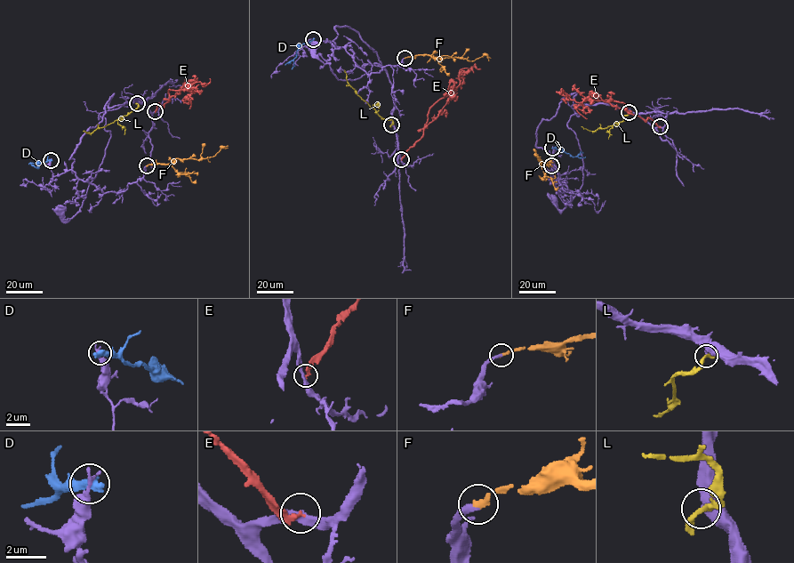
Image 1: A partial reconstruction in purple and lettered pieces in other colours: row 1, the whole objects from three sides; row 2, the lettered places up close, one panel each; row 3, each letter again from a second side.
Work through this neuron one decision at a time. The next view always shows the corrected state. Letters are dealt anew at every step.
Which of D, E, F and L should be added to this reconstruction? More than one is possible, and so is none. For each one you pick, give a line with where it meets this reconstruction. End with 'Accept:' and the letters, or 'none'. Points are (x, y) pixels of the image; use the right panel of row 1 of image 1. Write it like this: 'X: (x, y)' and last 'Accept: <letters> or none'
F: (551, 165)
Accept: F

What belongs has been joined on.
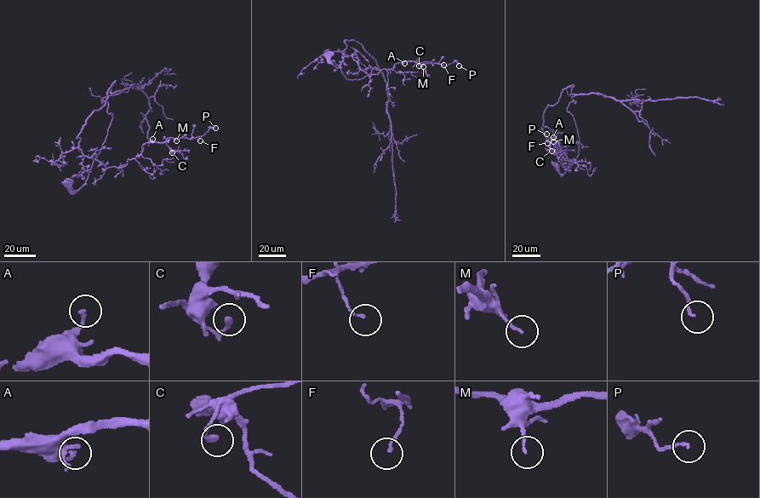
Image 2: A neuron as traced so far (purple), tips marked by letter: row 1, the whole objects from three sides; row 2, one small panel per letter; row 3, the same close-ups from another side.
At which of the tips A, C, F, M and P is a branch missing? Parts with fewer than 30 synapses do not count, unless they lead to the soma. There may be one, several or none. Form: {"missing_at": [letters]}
{"missing_at": []}

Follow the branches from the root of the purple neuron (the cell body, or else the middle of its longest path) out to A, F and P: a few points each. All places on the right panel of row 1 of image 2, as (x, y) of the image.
A: (557, 165), (562, 174), (579, 154), (567, 110), (575, 102), (573, 85), (543, 115), (568, 160), (553, 137)
F: (557, 165), (562, 174), (579, 154), (567, 110), (573, 85), (543, 115), (568, 160), (547, 143)
P: (557, 165), (562, 174), (579, 154), (567, 110), (575, 102), (573, 85), (543, 115), (568, 160), (546, 134)

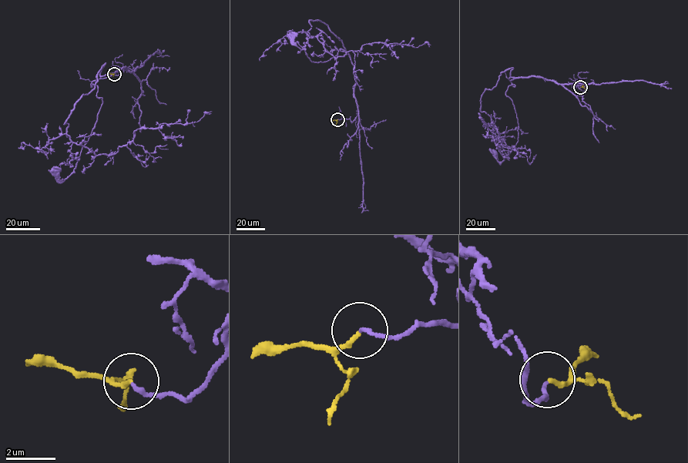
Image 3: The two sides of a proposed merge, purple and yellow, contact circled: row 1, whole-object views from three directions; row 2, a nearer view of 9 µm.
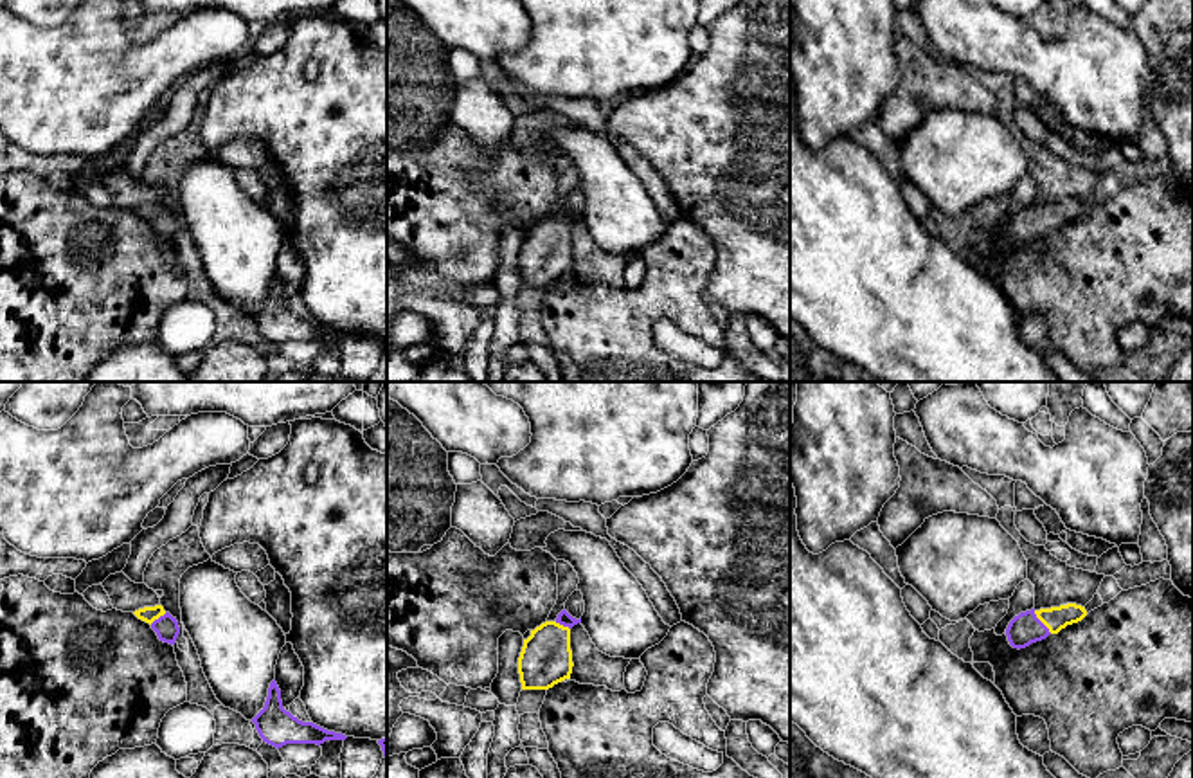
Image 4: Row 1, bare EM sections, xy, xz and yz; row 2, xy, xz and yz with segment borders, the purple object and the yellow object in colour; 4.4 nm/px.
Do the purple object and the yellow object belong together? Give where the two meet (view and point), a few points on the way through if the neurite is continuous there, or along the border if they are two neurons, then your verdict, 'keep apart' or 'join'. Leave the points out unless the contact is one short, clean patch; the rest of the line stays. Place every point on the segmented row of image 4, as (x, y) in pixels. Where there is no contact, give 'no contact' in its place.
contact yz (1040, 622); way yz (1024, 629), (1040, 622), (1055, 618); join

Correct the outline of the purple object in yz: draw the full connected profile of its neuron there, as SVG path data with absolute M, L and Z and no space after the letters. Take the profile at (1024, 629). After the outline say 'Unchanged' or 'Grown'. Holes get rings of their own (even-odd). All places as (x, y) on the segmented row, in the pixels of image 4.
M1076 603L1040 611L1031 609L1009 621L1006 636L1009 645L1020 650L1045 639L1049 634L1058 634L1067 625L1081 621L1085 616L1085 607Z. Grown

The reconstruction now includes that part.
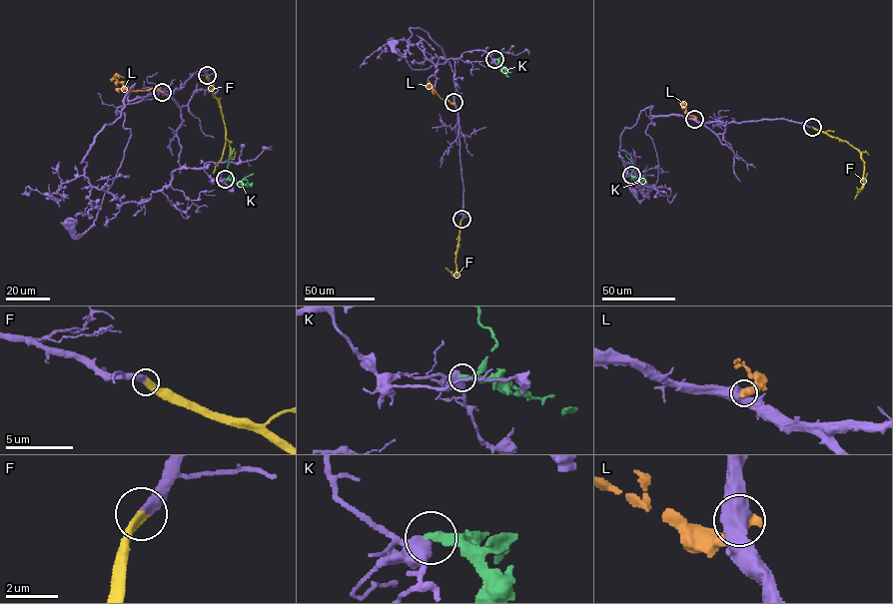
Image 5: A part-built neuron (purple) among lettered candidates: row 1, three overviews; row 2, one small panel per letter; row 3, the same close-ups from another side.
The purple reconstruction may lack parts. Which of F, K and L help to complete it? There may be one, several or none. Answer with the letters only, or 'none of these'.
F

